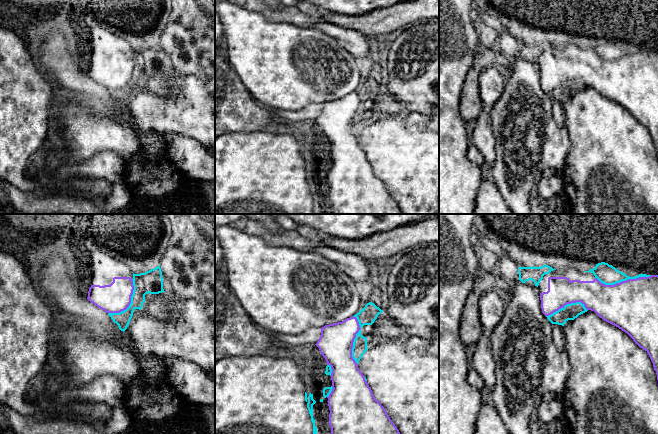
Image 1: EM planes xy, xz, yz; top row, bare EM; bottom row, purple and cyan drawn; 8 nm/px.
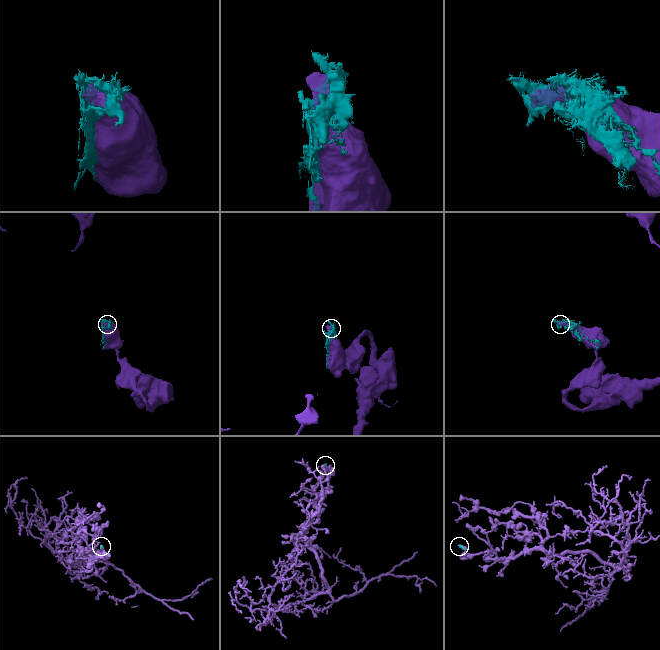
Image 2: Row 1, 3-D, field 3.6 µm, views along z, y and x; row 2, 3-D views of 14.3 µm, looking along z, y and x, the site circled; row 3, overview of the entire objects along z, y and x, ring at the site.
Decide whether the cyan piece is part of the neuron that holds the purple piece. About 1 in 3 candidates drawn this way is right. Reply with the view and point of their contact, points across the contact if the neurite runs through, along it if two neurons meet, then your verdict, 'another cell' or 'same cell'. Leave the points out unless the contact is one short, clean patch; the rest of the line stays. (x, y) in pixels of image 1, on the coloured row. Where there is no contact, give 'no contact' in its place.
contact yz (623, 281); another cell

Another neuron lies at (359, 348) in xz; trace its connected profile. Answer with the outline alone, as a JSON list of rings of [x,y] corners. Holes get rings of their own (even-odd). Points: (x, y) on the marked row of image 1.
[[[360,329],[359,332],[356,334],[356,338],[354,339],[352,348],[352,357],[357,364],[367,350],[367,338],[361,335]]]

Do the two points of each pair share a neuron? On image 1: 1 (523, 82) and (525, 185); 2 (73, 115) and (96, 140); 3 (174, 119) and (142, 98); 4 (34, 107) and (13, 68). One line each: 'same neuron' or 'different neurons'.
1: same neuron
2: same neuron
3: same neuron
4: same neuron

